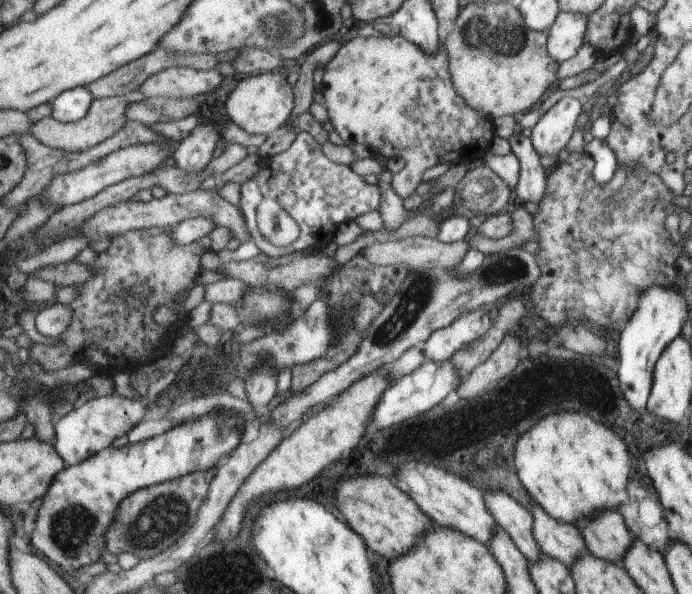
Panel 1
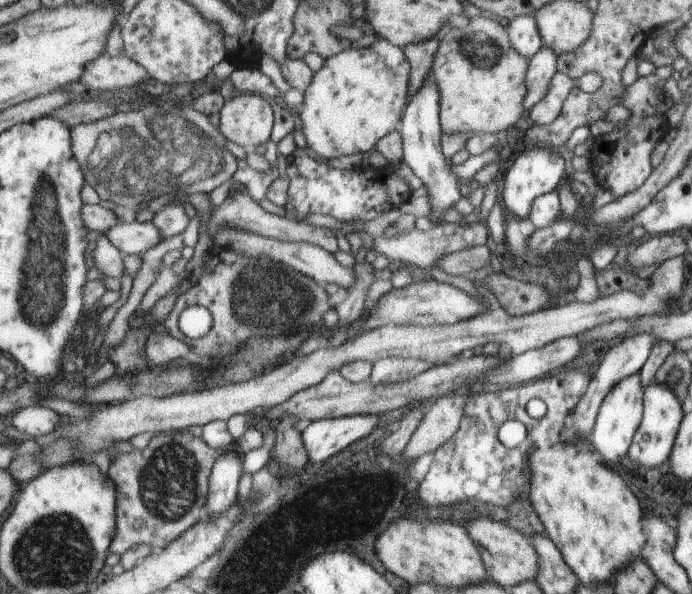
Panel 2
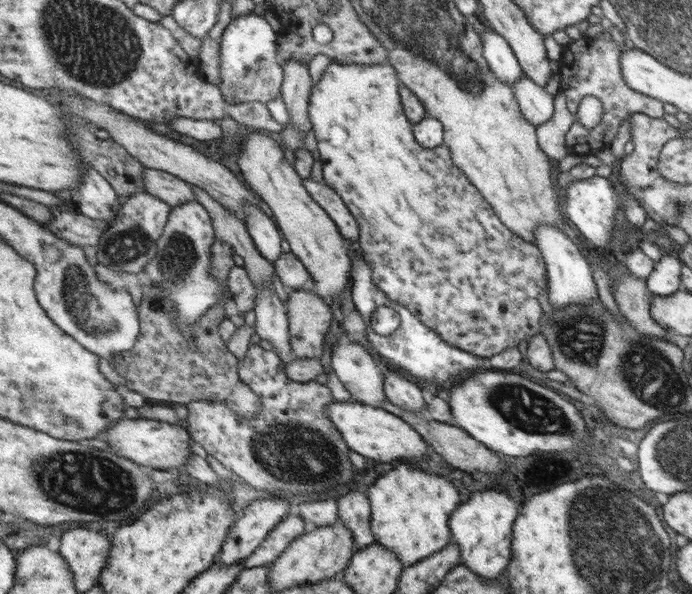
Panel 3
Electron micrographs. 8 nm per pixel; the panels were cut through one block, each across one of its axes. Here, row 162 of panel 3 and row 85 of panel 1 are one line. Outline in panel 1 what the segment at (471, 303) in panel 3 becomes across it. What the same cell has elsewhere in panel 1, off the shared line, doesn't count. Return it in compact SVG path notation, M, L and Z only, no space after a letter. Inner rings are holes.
M400 34L390 37L356 36L344 44L338 56L327 66L324 94L331 122L346 144L366 144L373 153L405 160L405 168L393 176L391 182L403 200L415 192L427 168L444 162L453 165L482 160L490 150L490 120L469 107L456 90L449 71L449 54L443 44L437 51L427 53Z

